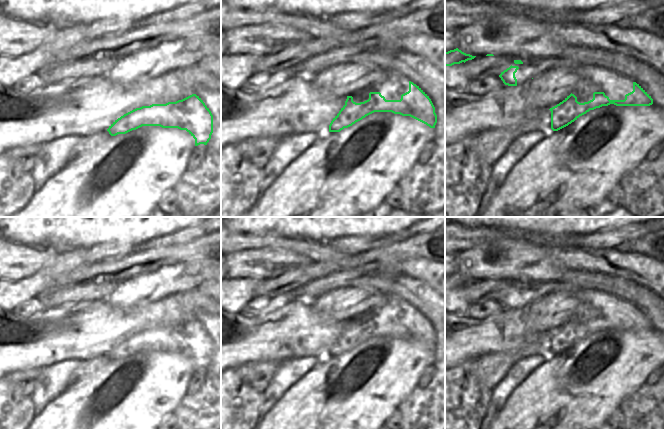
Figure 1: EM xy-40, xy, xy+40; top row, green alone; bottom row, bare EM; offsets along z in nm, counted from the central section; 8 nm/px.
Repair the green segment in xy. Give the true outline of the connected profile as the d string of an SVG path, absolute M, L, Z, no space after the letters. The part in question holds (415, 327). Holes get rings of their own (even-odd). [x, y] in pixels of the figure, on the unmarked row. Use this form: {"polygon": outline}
{"polygon": "M409 305L409 315L401 319L400 324L386 324L380 316L370 316L369 323L356 327L347 320L345 329L333 342L329 356L340 356L374 336L392 336L410 340L430 352L435 352L437 339L429 320L416 308Z"}

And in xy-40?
{"polygon": "M192 318L176 326L136 332L115 344L107 355L116 360L142 350L186 354L195 363L195 370L207 369L213 357L213 339L203 324Z"}

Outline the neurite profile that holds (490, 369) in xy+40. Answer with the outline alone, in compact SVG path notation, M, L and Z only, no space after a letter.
M542 334L536 342L526 342L508 352L494 352L475 358L475 361L469 367L483 386L493 390L516 362L538 354L554 356L551 353L550 334Z

